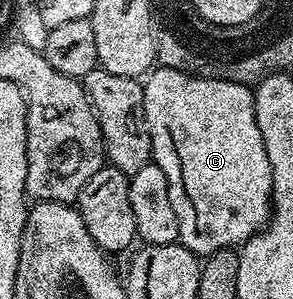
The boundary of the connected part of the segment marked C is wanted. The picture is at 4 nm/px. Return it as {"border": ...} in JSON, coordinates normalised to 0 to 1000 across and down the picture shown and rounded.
{"border":[[[563,227],[522,231],[502,251],[488,294],[491,385],[519,472],[519,538],[553,562],[567,589],[580,682],[594,682],[594,722],[608,722],[614,819],[676,856],[829,823],[915,753],[928,712],[922,535],[867,388],[863,304],[819,274],[686,261],[666,244]]]}

